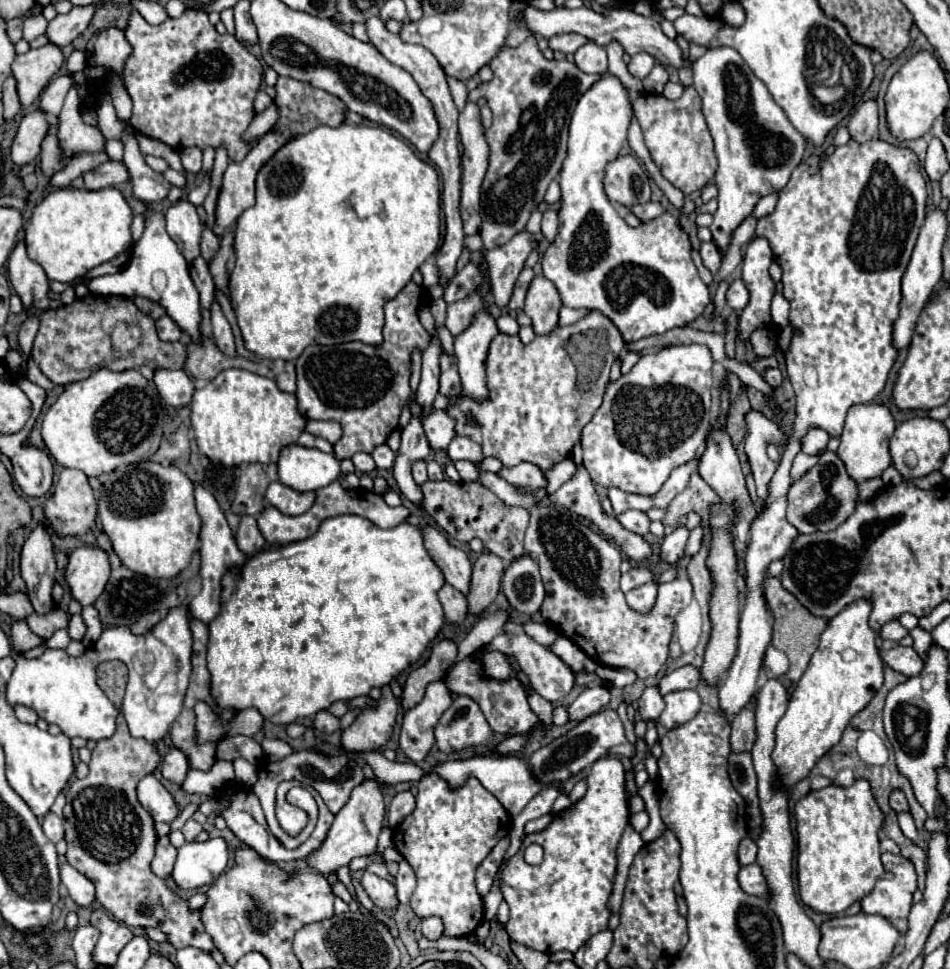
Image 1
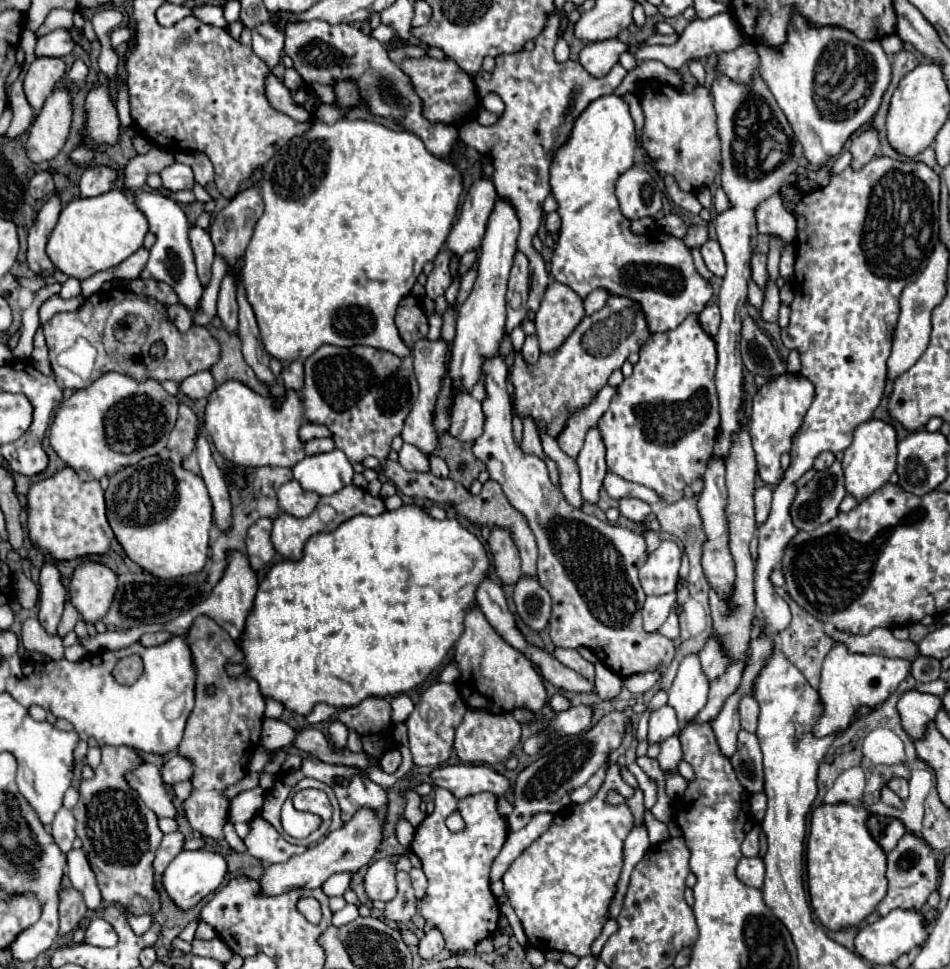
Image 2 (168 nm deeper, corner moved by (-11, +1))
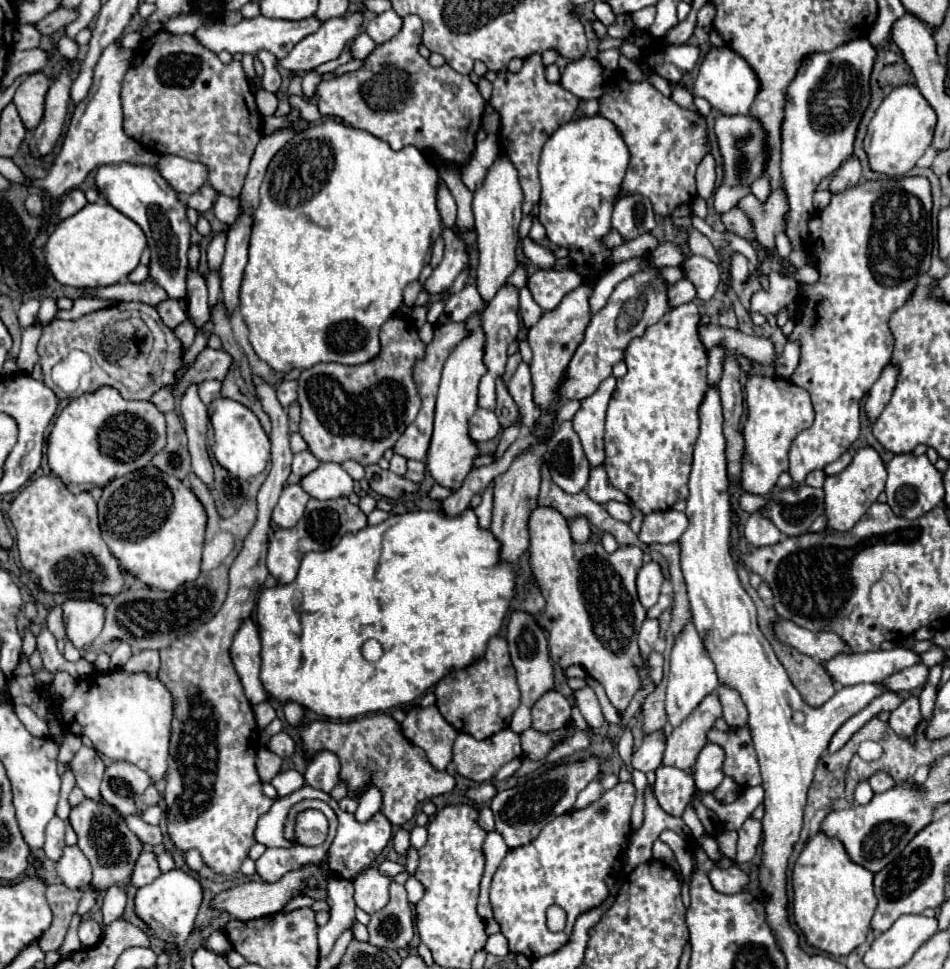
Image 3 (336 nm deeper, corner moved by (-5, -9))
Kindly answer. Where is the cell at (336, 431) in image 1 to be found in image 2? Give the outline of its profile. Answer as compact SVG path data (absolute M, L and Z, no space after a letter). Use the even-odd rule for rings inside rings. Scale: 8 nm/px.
M306 422L302 428L300 428L300 438L304 442L312 440L312 438L324 438L324 436L332 436L330 428L322 426L322 424L314 424L314 422Z

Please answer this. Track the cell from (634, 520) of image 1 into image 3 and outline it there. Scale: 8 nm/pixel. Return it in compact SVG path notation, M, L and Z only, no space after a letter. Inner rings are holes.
M606 502L604 508L616 520L622 520L622 522L630 522L632 520L632 512L624 502Z

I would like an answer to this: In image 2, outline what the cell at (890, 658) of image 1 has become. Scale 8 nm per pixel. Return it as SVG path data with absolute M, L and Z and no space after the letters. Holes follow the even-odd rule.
M874 628L866 636L854 636L840 630L828 630L836 642L844 642L850 652L880 654L888 658L914 660L918 656L918 646L912 640L896 640L888 628Z

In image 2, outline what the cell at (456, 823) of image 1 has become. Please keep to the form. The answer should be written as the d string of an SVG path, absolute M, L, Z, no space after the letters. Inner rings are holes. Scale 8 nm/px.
M434 788L434 800L436 800L436 808L432 814L428 814L424 818L424 822L416 828L414 840L410 844L410 850L420 858L422 862L422 870L428 878L428 890L426 896L420 900L420 912L422 916L432 922L436 928L442 930L444 940L446 940L446 948L450 952L474 952L476 944L484 938L488 938L496 928L498 928L498 918L500 918L500 906L490 890L490 866L492 860L498 856L500 848L506 842L508 836L508 822L504 816L498 814L496 810L496 796L490 792L480 792L480 794L472 794L464 800L456 800L454 794L450 794L450 790L446 788ZM454 810L460 810L464 822L466 822L466 830L464 832L450 832L444 824L446 816L452 814Z

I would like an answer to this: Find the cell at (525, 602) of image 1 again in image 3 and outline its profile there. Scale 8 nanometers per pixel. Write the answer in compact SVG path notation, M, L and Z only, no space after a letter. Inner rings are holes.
M514 612L508 624L508 648L510 648L510 656L512 656L512 664L516 668L516 676L518 676L518 686L522 692L522 702L516 708L512 722L510 722L510 730L514 730L516 734L522 734L524 730L528 730L532 726L530 720L530 708L534 706L534 702L548 690L554 688L554 670L550 664L550 656L548 656L548 644L546 644L546 636L542 632L542 628L532 620L532 616L528 616L526 612Z

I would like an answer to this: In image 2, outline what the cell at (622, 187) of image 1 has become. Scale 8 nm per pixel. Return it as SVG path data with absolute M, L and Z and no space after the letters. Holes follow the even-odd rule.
M632 166L616 182L616 196L622 214L630 220L656 216L662 208L662 192L656 190L656 178L648 168Z

